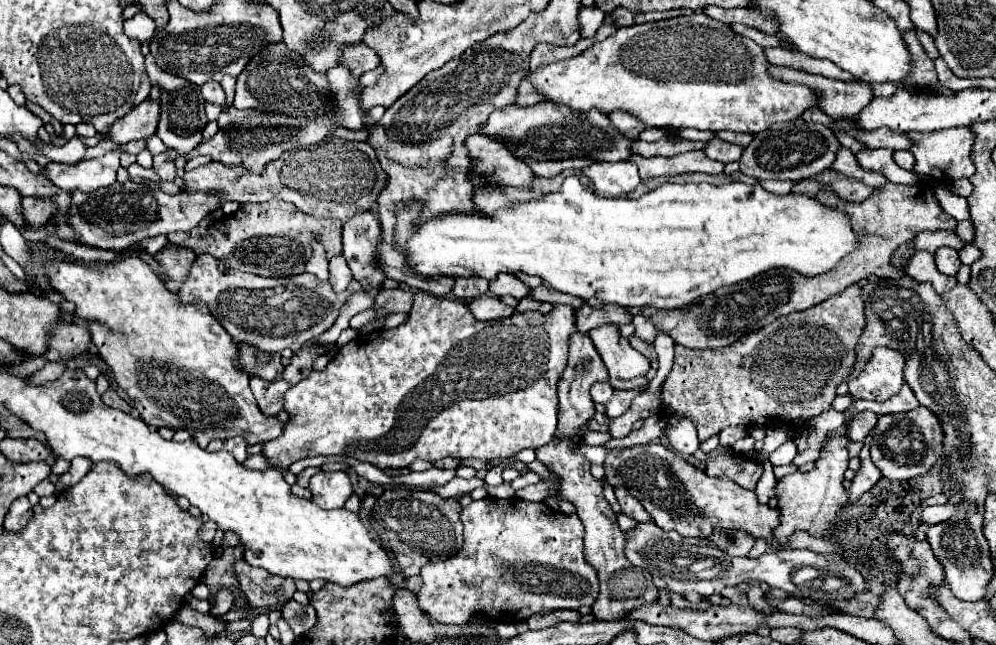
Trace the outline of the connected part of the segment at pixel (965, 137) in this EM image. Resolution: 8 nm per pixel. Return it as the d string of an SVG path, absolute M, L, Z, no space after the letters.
M963 127L955 129L941 129L941 131L931 131L931 133L917 133L917 131L907 131L905 133L911 139L911 153L915 155L915 173L921 175L931 175L939 177L945 175L949 179L961 179L961 177L971 177L973 175L973 159L971 159L971 145L975 141L975 133Z

